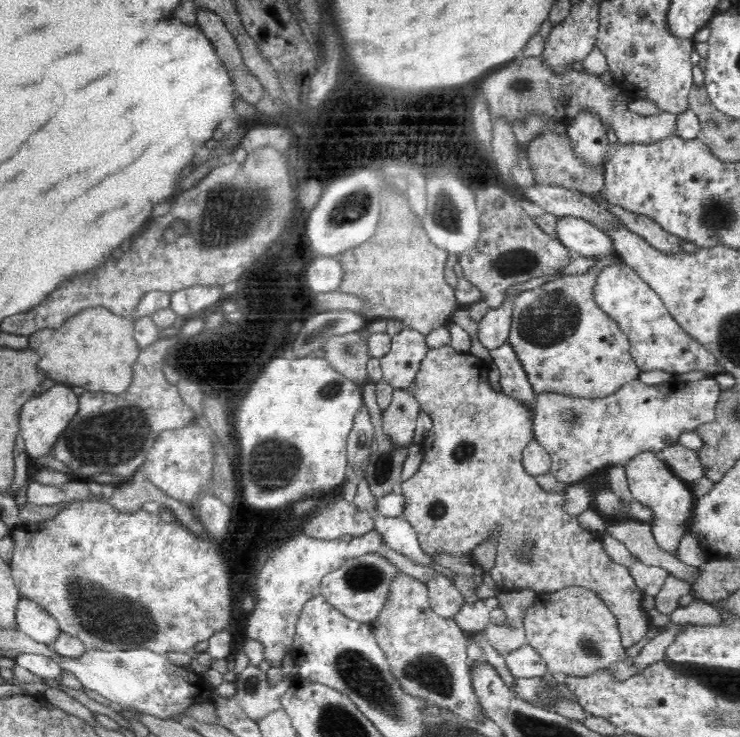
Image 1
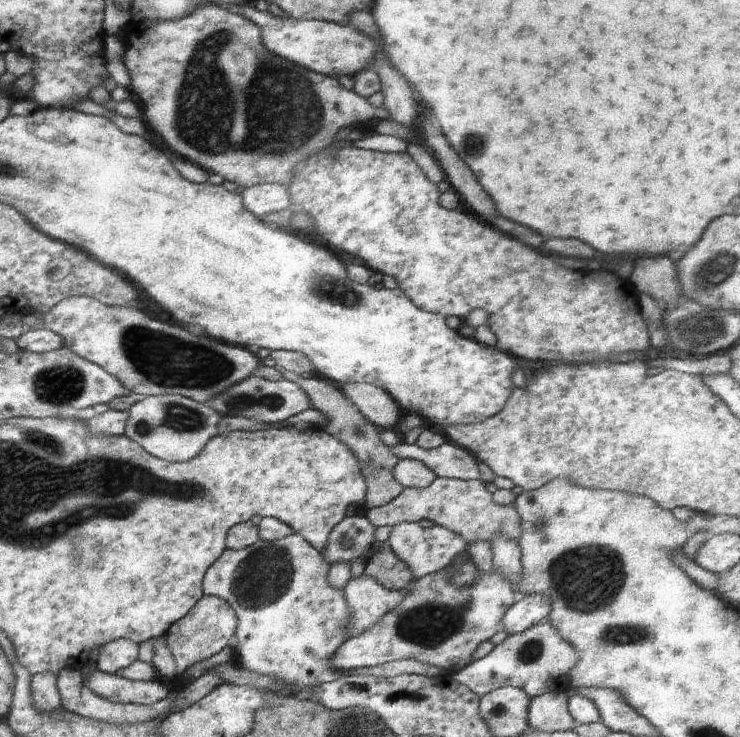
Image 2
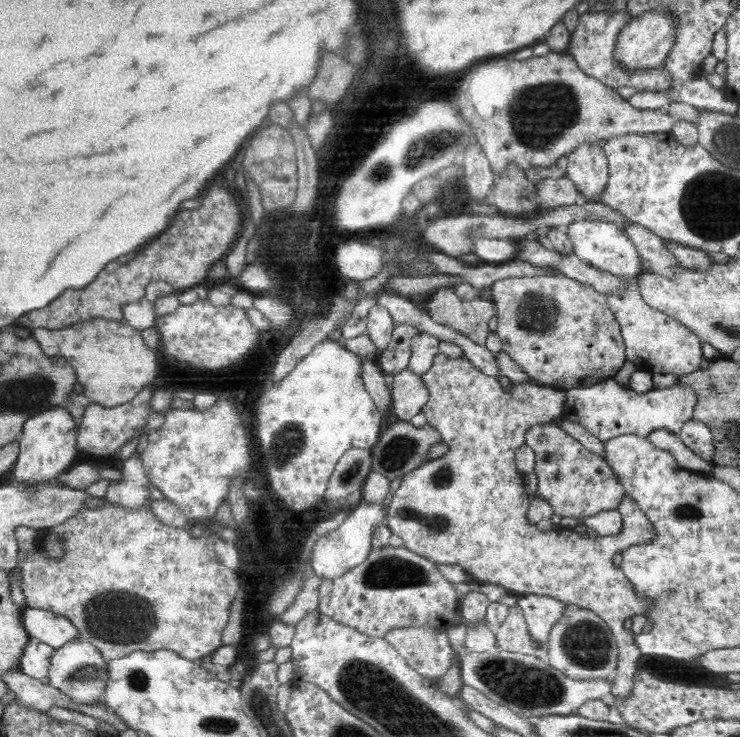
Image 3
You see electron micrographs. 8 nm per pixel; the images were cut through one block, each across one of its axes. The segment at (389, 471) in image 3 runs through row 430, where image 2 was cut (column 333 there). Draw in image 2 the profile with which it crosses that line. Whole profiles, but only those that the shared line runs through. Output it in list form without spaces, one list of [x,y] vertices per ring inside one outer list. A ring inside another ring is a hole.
[[[284,371],[283,378],[295,382],[308,395],[310,406],[320,410],[326,416],[324,430],[333,436],[338,442],[344,443],[350,449],[359,462],[359,467],[366,485],[365,505],[362,510],[356,510],[356,514],[365,515],[371,508],[385,505],[396,498],[402,492],[403,486],[394,478],[395,464],[400,460],[380,439],[381,428],[370,422],[358,410],[358,407],[346,397],[342,388],[338,389],[328,379],[315,375],[313,378],[302,378],[293,372]]]

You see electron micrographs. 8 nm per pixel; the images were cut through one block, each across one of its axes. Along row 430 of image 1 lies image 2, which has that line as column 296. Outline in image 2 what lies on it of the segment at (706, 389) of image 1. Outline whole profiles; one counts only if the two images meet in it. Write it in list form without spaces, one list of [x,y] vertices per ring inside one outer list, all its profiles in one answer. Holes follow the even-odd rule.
[[[292,532],[287,537],[275,541],[261,541],[258,539],[254,544],[243,549],[232,550],[225,548],[225,551],[217,558],[217,561],[213,562],[212,566],[205,572],[203,578],[203,594],[220,597],[235,610],[238,622],[232,646],[236,662],[255,673],[274,677],[275,681],[279,682],[279,685],[290,687],[291,694],[284,695],[286,698],[306,690],[310,685],[326,683],[344,674],[336,671],[331,666],[331,662],[333,661],[333,654],[337,652],[337,648],[348,639],[347,626],[349,625],[350,609],[343,590],[330,586],[327,579],[329,568],[330,565],[321,557],[319,550],[316,550],[309,542],[306,542],[300,534]]]

